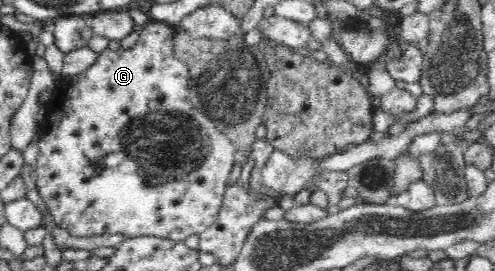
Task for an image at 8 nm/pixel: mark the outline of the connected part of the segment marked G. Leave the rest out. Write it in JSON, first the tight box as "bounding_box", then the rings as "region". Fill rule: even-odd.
{"bounding_box":[36,20,235,241],"region":[[[150,20],[140,31],[137,43],[129,49],[118,48],[113,51],[109,48],[102,51],[87,71],[77,76],[64,77],[58,83],[57,93],[53,97],[49,106],[51,114],[45,119],[45,126],[41,130],[41,139],[39,139],[36,163],[36,185],[40,197],[45,200],[54,217],[58,227],[67,229],[75,236],[88,235],[115,235],[121,234],[127,238],[134,238],[142,235],[157,236],[173,241],[184,241],[189,235],[199,235],[202,231],[209,229],[217,219],[219,208],[221,207],[222,195],[224,194],[229,175],[235,164],[235,146],[228,137],[220,132],[215,124],[209,119],[205,109],[203,111],[195,110],[189,95],[193,93],[193,83],[189,83],[189,66],[177,59],[173,53],[173,36],[175,29],[170,25],[159,21]],[[135,163],[139,163],[139,173],[125,173],[133,171]]]}

